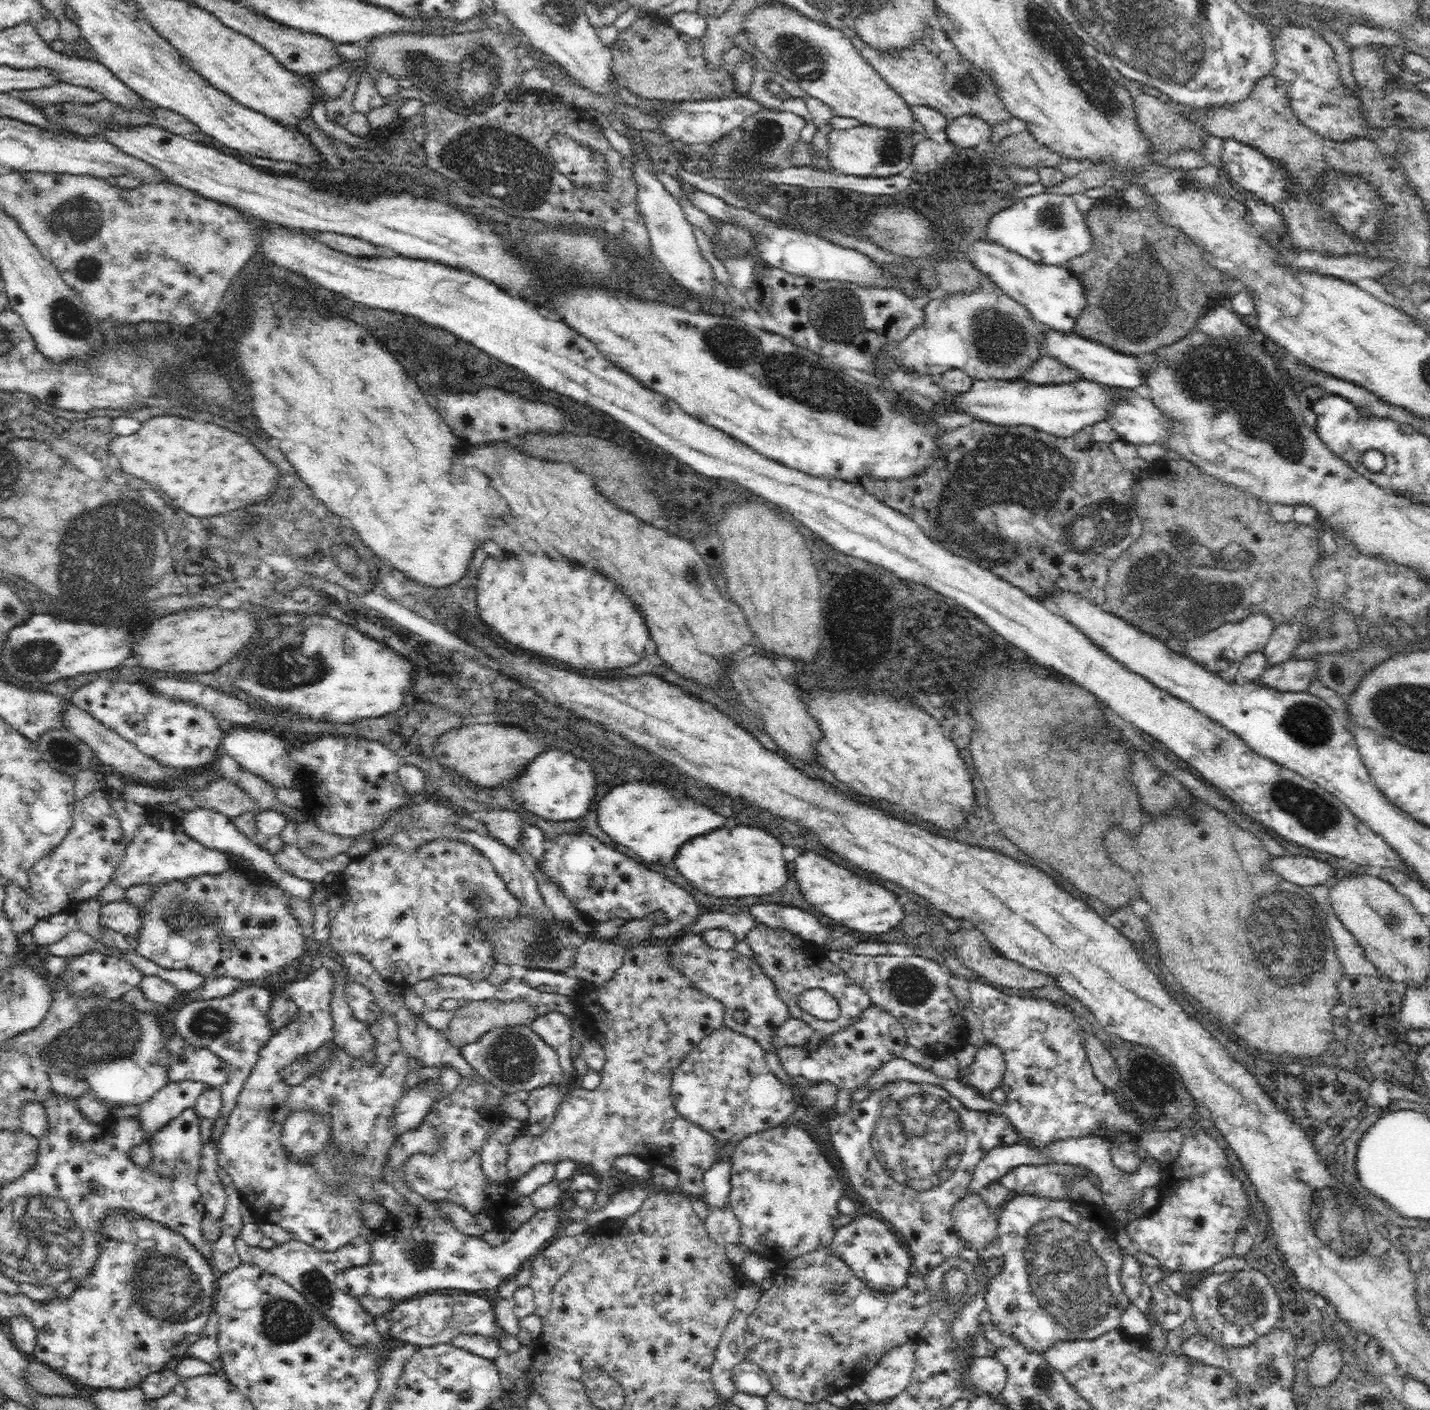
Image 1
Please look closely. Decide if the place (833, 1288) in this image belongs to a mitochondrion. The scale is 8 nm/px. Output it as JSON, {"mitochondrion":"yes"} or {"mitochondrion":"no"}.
{"mitochondrion":"yes"}

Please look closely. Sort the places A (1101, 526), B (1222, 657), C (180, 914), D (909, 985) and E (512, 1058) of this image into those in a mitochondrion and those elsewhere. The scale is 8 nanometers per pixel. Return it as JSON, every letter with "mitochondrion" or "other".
{"A":"mitochondrion","B":"other","C":"mitochondrion","D":"mitochondrion","E":"mitochondrion"}

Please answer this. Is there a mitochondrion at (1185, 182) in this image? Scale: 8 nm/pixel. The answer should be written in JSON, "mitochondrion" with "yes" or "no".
{"mitochondrion":"no"}

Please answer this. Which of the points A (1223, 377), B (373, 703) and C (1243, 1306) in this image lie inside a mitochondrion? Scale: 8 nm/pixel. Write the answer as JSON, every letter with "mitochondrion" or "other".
{"A":"mitochondrion","B":"other","C":"mitochondrion"}

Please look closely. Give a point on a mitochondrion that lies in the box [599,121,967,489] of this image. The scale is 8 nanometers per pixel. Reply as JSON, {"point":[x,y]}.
{"point":[802,380]}

